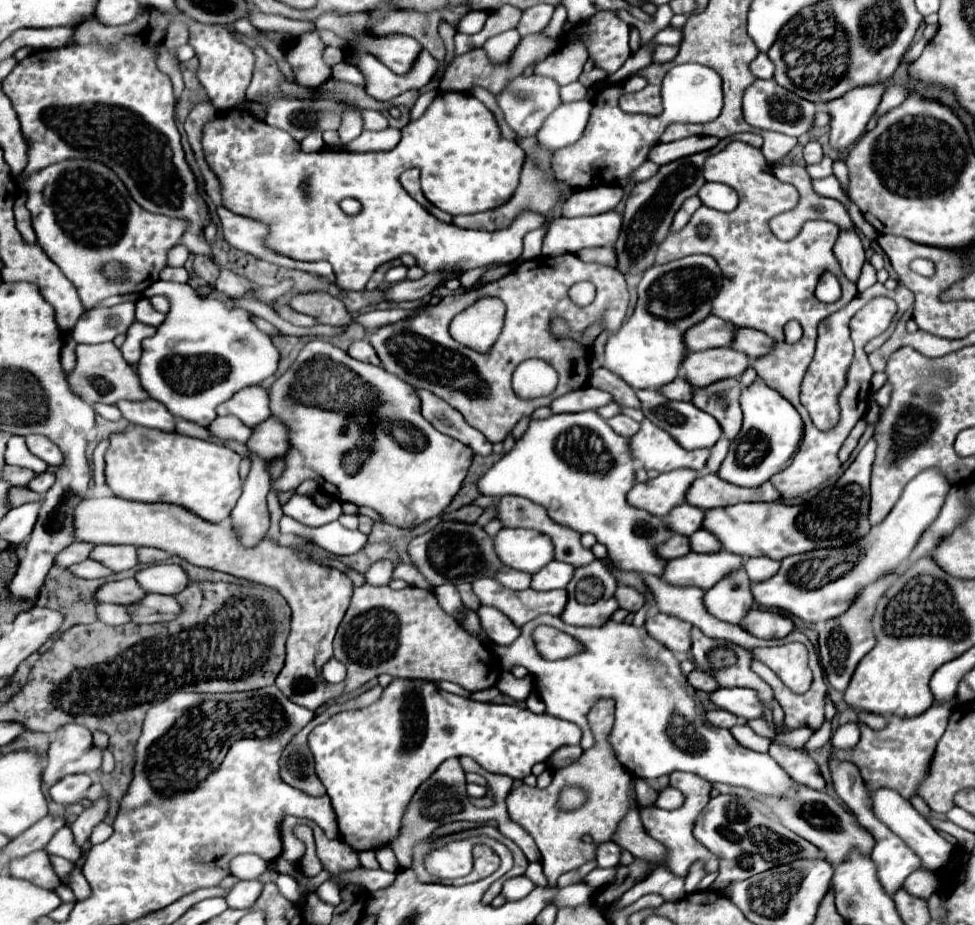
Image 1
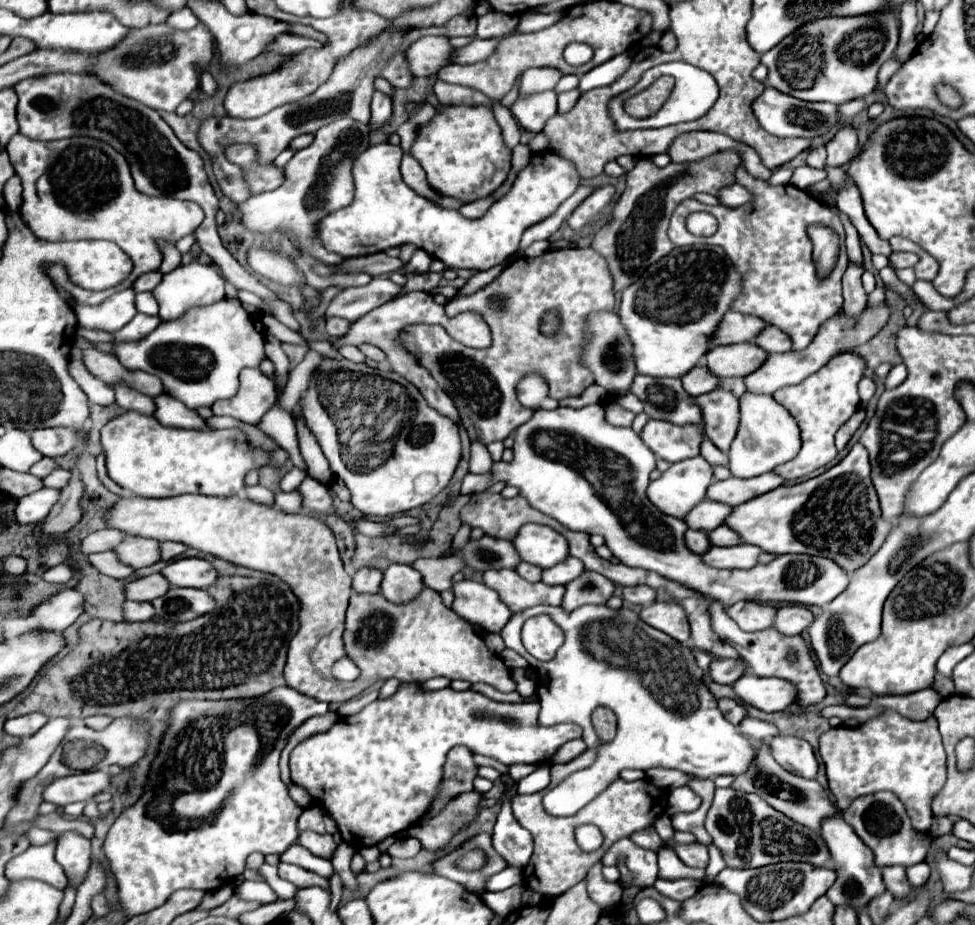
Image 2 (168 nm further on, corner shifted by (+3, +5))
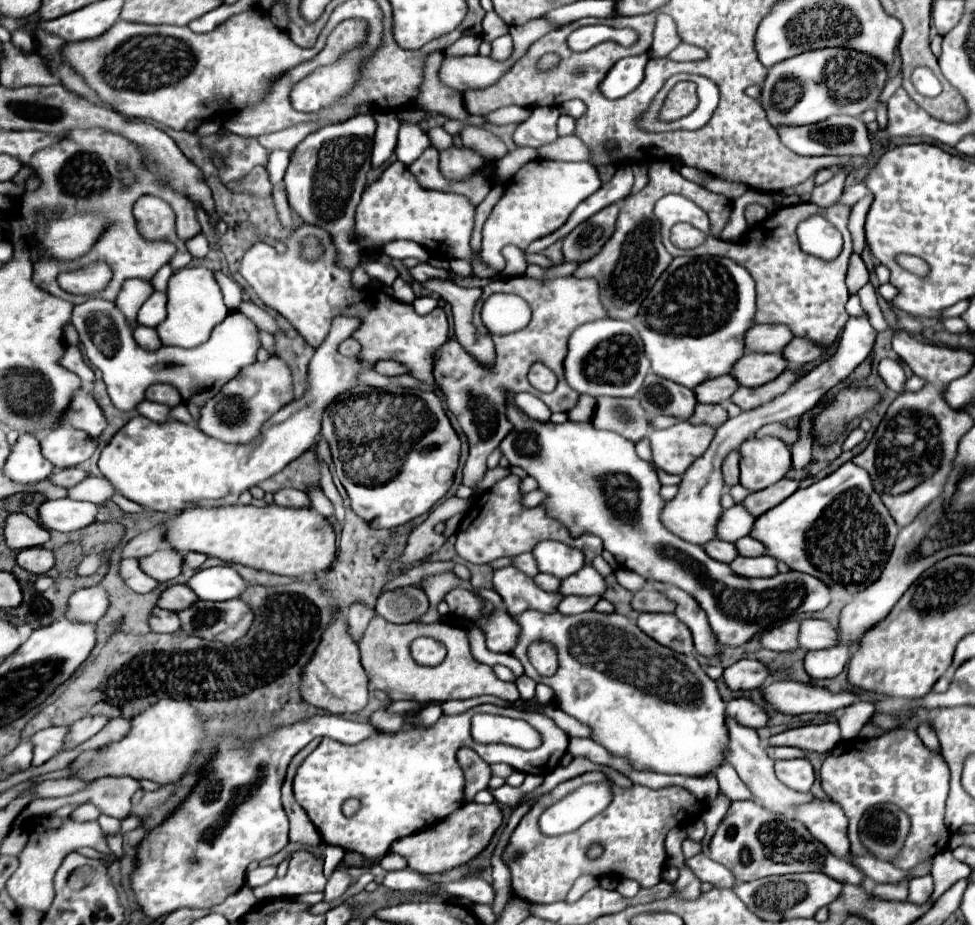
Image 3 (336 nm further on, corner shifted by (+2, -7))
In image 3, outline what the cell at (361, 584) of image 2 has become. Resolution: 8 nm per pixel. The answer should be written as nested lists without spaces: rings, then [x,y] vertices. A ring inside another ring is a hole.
[[[352,604],[346,616],[348,616],[346,622],[348,622],[348,626],[350,626],[350,636],[352,636],[352,640],[354,640],[354,642],[360,642],[364,630],[366,630],[366,626],[368,626],[368,622],[370,622],[372,616],[374,616],[374,608],[368,608],[368,606],[364,606],[364,604]]]

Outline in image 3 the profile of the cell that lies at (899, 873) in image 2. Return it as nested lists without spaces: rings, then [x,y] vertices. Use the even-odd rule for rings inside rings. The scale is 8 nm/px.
[[[850,854],[848,860],[852,866],[862,870],[872,882],[878,882],[878,884],[892,884],[892,882],[900,882],[906,878],[914,878],[914,876],[926,876],[930,874],[930,868],[932,868],[932,860],[926,860],[926,864],[918,864],[918,868],[910,872],[902,872],[900,868],[894,868],[890,862],[878,860],[876,856]]]

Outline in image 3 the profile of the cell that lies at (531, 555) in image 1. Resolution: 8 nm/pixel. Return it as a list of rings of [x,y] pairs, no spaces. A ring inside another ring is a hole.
[[[552,540],[538,544],[532,550],[532,554],[538,562],[540,572],[550,572],[550,574],[558,576],[560,580],[578,572],[586,564],[584,554],[578,548],[566,546],[562,542],[552,542]]]

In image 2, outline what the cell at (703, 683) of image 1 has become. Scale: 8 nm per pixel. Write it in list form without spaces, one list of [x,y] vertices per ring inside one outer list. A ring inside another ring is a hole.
[[[713,660],[709,664],[709,676],[717,684],[733,684],[745,670],[743,660]]]

